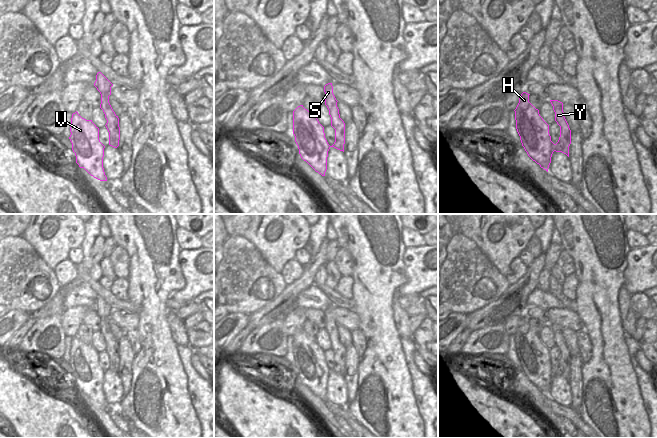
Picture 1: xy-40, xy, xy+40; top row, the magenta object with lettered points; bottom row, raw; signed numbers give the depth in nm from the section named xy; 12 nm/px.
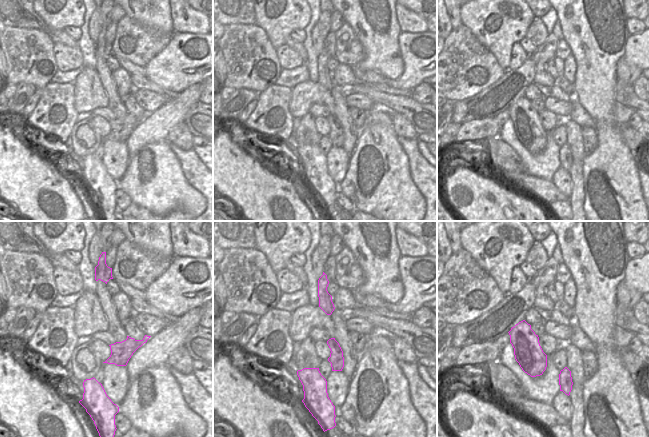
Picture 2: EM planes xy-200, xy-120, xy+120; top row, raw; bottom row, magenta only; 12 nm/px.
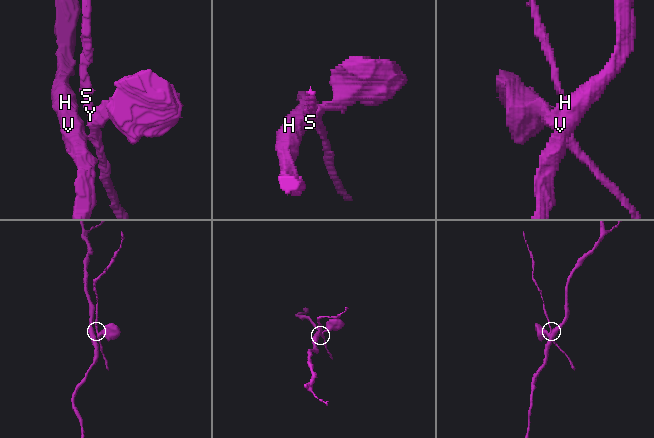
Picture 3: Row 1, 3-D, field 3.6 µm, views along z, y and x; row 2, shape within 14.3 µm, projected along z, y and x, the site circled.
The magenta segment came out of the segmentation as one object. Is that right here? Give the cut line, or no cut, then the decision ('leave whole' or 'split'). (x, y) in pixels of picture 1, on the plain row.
cut in xy+40 along (554, 368), (555, 374); split

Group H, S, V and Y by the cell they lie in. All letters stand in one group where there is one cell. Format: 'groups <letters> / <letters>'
groups H V / S Y

